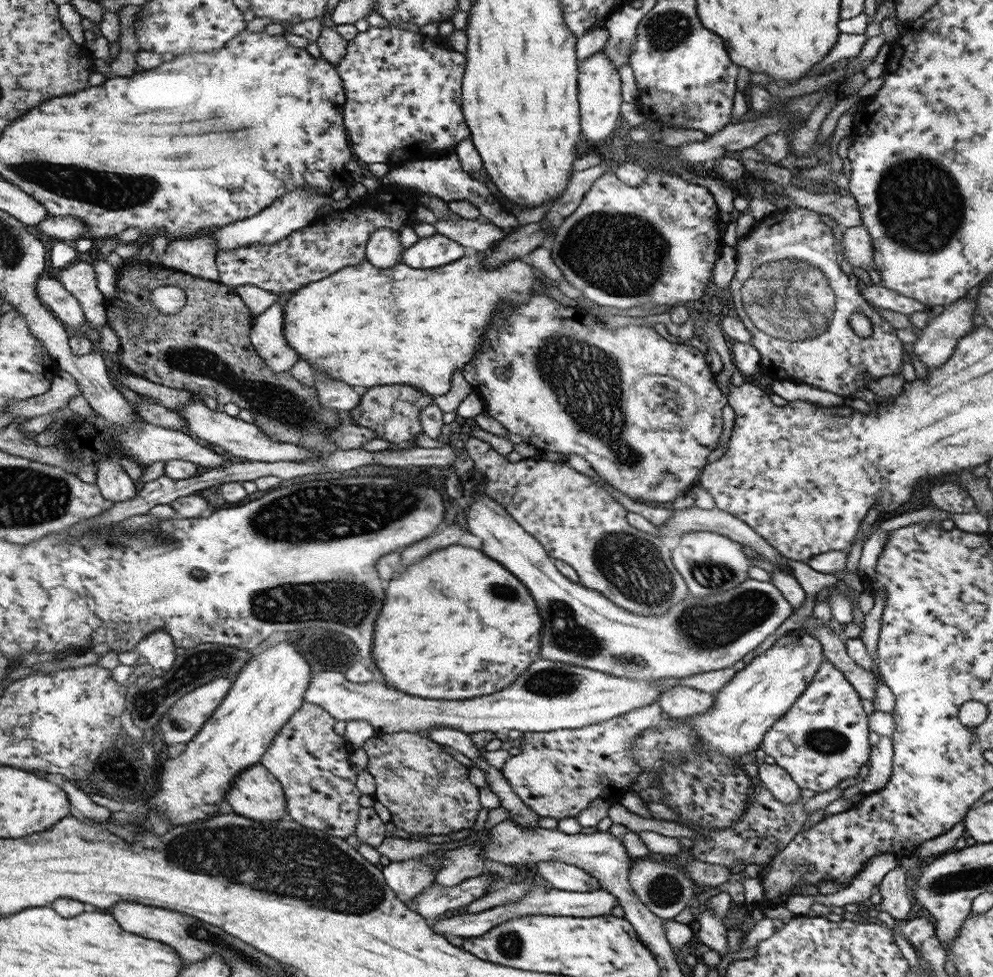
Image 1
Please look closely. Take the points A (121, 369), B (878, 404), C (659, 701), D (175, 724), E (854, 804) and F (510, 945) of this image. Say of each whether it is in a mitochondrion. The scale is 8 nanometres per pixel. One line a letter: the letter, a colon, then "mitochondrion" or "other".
A: other
B: other
C: other
D: mitochondrion
E: other
F: mitochondrion

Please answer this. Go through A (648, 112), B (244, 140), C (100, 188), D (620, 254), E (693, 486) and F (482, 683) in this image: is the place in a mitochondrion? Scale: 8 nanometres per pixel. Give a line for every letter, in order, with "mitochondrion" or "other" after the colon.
A: other
B: mitochondrion
C: mitochondrion
D: mitochondrion
E: other
F: other

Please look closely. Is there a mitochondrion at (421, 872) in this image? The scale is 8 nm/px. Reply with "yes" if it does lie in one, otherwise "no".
yes

